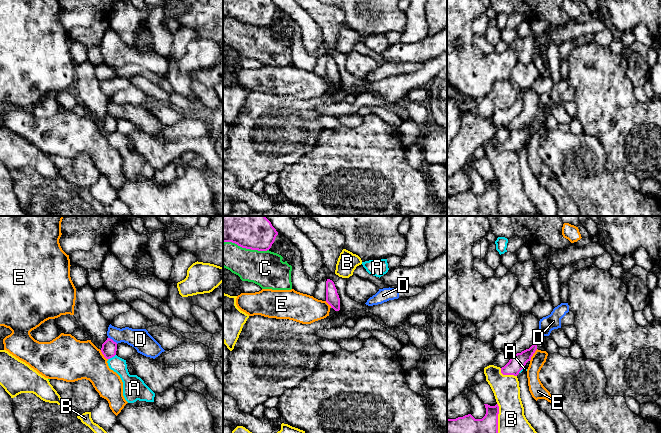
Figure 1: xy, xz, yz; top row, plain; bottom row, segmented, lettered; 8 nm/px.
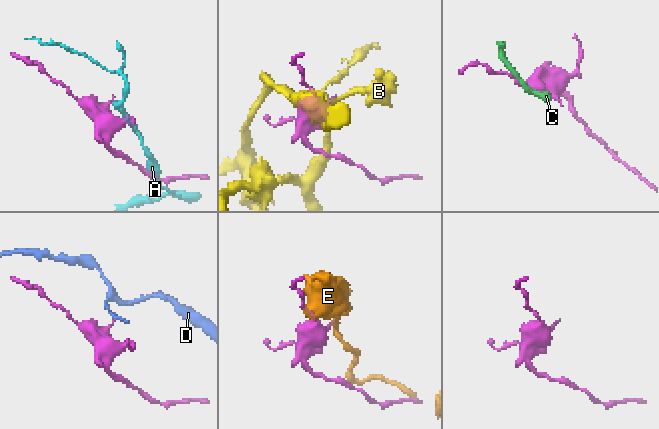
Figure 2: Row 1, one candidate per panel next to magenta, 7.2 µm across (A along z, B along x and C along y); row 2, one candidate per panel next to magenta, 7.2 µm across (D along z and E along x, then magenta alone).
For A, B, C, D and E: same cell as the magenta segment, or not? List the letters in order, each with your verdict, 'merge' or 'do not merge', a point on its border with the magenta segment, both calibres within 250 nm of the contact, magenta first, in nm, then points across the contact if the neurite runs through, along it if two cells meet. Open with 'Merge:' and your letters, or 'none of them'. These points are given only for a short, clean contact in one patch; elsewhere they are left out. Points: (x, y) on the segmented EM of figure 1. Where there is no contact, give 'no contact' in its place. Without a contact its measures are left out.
Merge: none of them
A: do not merge | xy (111, 357) | 120/120 nm | along xy (115, 354), (108, 359)
B: do not merge | yz (497, 418) | 140/220 nm
C: do not merge | xz (246, 248) | 400/280 nm
D: do not merge | xy (112, 340) | 120/170 nm | along xy (108, 337), (117, 343)
E: do not merge | yz (532, 355) | 140/120 nm | along yz (537, 349), (529, 360)

